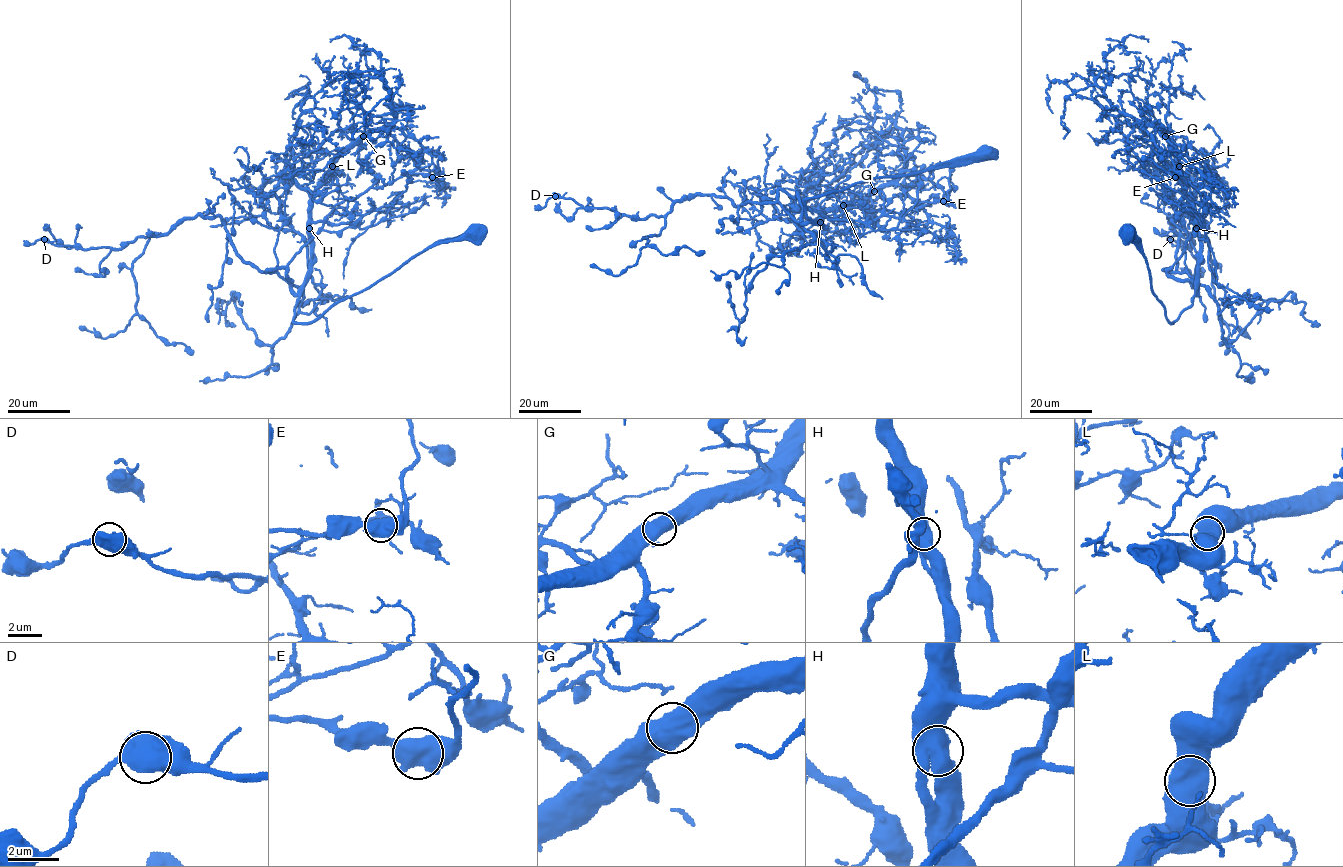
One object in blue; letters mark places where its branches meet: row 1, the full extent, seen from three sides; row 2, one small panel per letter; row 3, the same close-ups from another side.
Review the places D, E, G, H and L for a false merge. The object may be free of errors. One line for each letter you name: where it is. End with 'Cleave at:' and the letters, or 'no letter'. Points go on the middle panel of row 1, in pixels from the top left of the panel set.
Cleave at: no letter

